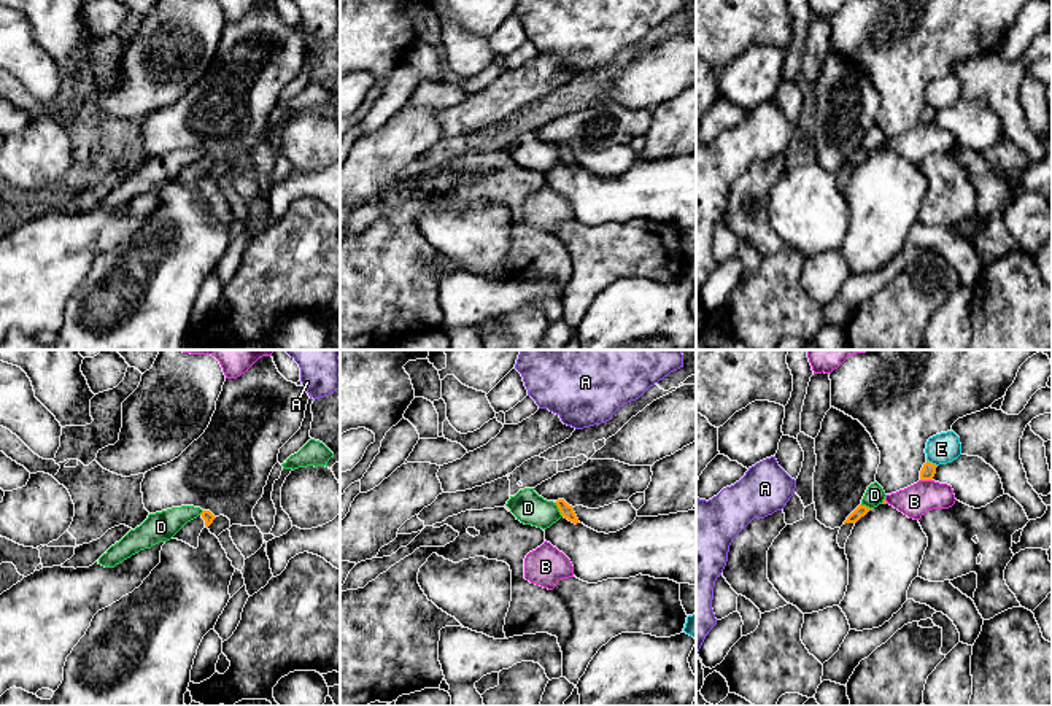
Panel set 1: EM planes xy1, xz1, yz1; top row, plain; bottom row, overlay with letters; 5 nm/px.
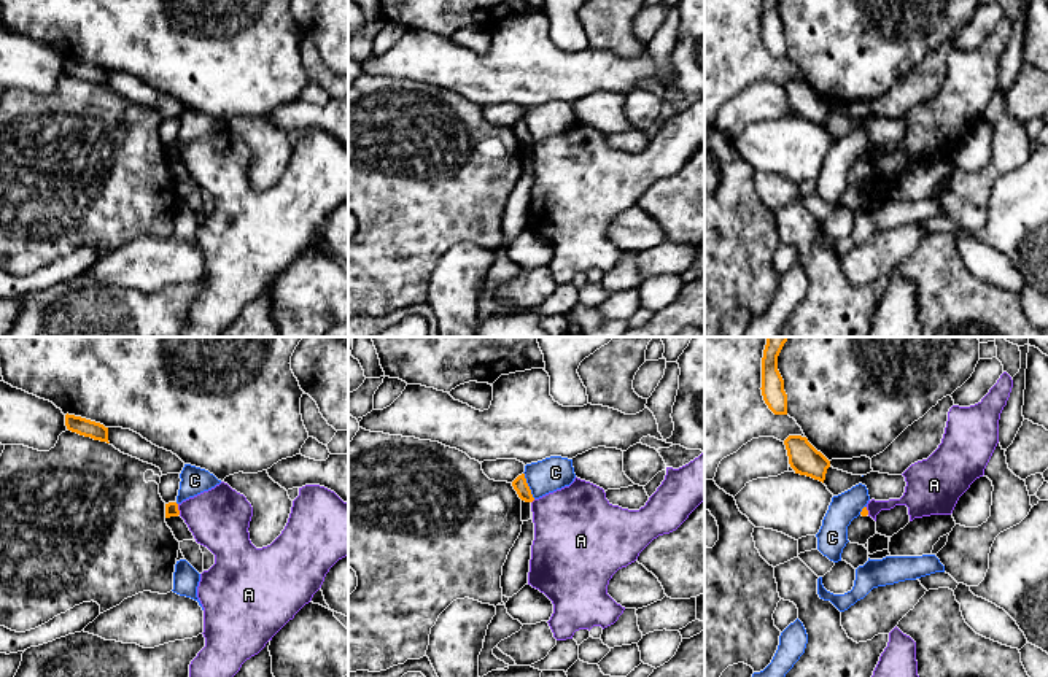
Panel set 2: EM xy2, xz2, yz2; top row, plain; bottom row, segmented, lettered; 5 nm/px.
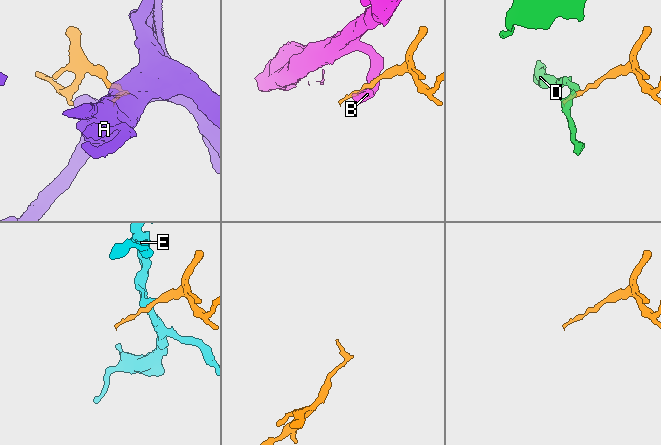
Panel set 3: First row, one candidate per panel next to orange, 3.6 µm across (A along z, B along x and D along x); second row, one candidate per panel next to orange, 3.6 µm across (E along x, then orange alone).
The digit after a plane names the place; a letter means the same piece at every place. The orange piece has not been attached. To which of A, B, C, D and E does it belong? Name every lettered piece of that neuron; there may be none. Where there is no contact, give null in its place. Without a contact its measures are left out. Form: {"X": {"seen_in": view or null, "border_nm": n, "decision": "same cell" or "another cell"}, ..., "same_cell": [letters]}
{"A": {"seen_in": "xy2", "border_nm": 60, "decision": "another cell"}, "B": {"seen_in": "yz1", "border_nm": 60, "decision": "another cell"}, "C": {"seen_in": "xz2", "border_nm": 150, "decision": "another cell"}, "D": {"seen_in": "xz1", "border_nm": 80, "decision": "another cell"}, "E": {"seen_in": "yz1", "border_nm": 70, "decision": "another cell"}, "same_cell": []}

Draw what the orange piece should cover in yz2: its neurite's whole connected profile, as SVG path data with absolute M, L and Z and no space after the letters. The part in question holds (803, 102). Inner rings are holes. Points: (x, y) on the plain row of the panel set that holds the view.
M789 79L784 84L789 108L795 118L811 121L824 127L830 105L817 95L806 81Z

